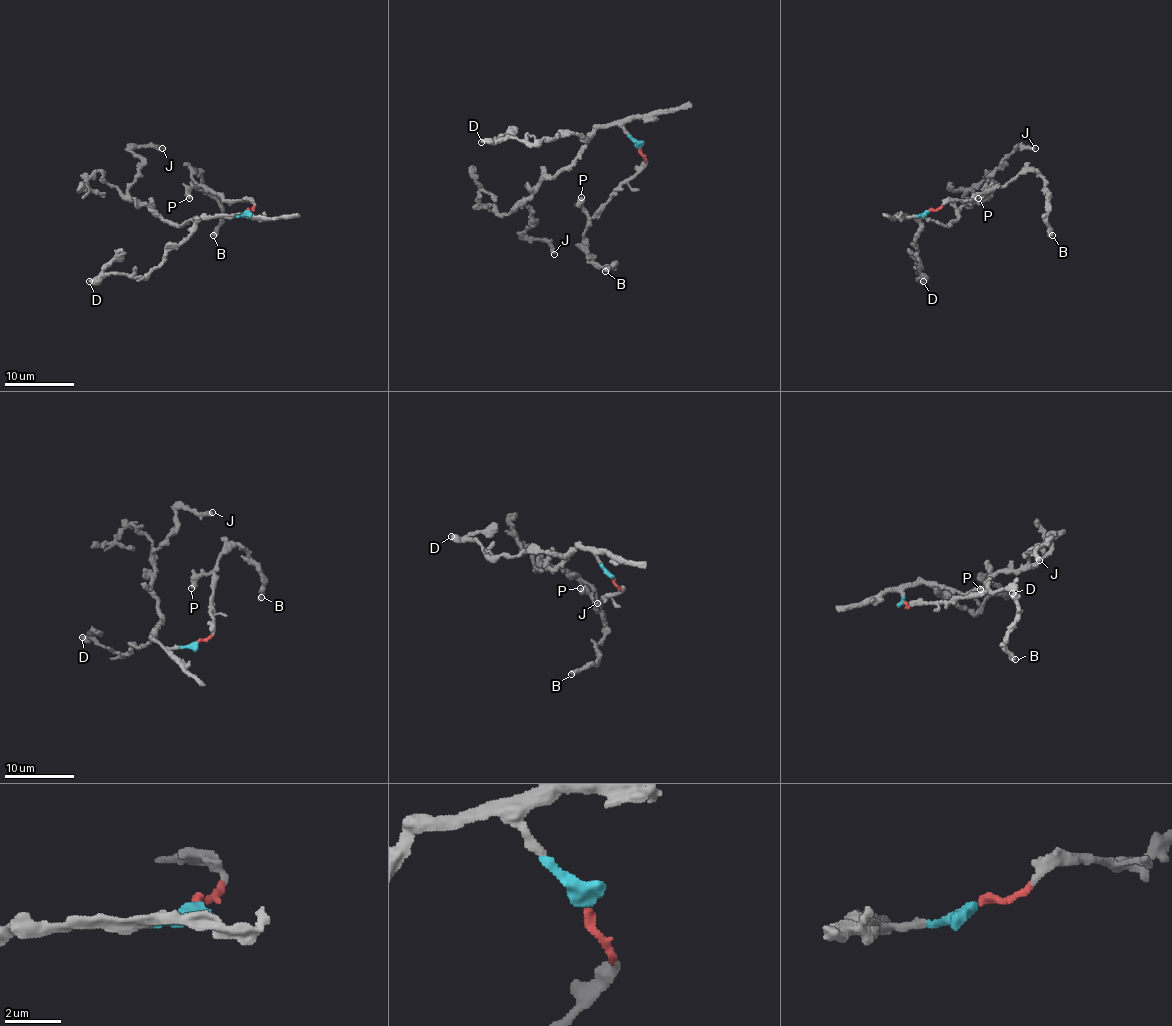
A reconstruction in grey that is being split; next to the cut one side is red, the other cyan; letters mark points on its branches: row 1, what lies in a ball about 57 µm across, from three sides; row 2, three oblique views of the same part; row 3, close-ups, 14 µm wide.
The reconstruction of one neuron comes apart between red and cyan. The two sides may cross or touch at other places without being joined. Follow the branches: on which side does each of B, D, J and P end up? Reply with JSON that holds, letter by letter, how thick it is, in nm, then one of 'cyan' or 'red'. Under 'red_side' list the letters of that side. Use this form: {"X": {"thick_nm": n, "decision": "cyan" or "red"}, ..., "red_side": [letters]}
{"B": {"thick_nm": 480, "decision": "red"}, "D": {"thick_nm": 400, "decision": "cyan"}, "J": {"thick_nm": 380, "decision": "cyan"}, "P": {"thick_nm": 480, "decision": "red"}, "red_side": ["B", "P"]}

